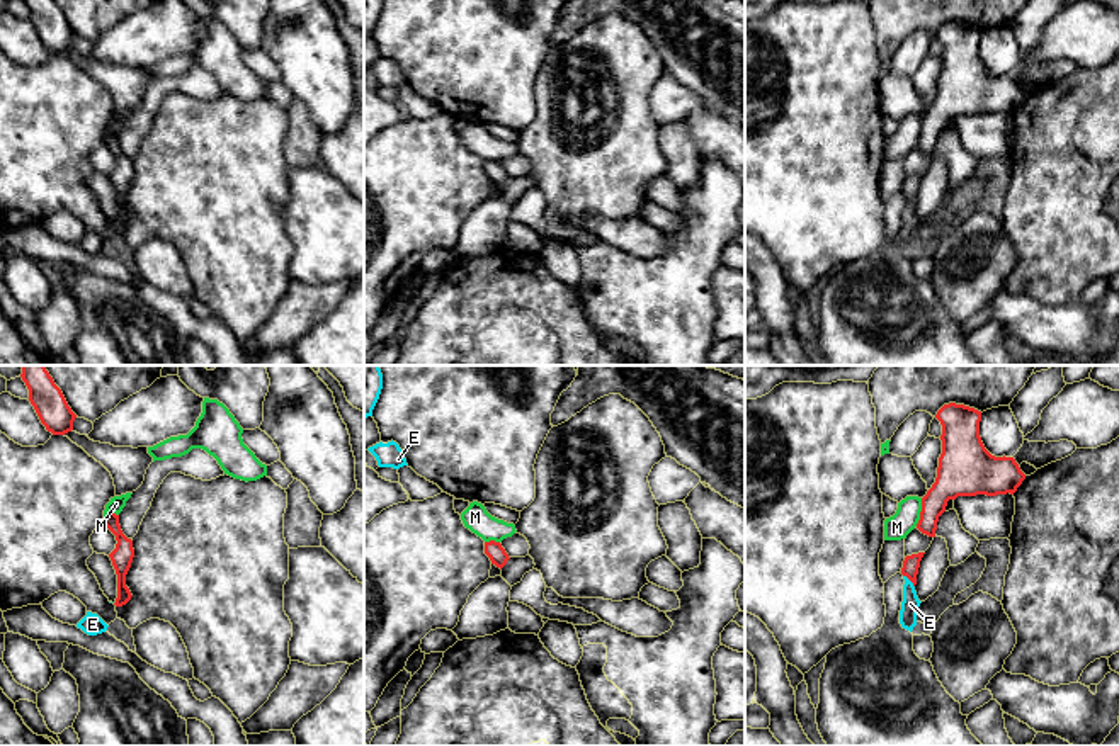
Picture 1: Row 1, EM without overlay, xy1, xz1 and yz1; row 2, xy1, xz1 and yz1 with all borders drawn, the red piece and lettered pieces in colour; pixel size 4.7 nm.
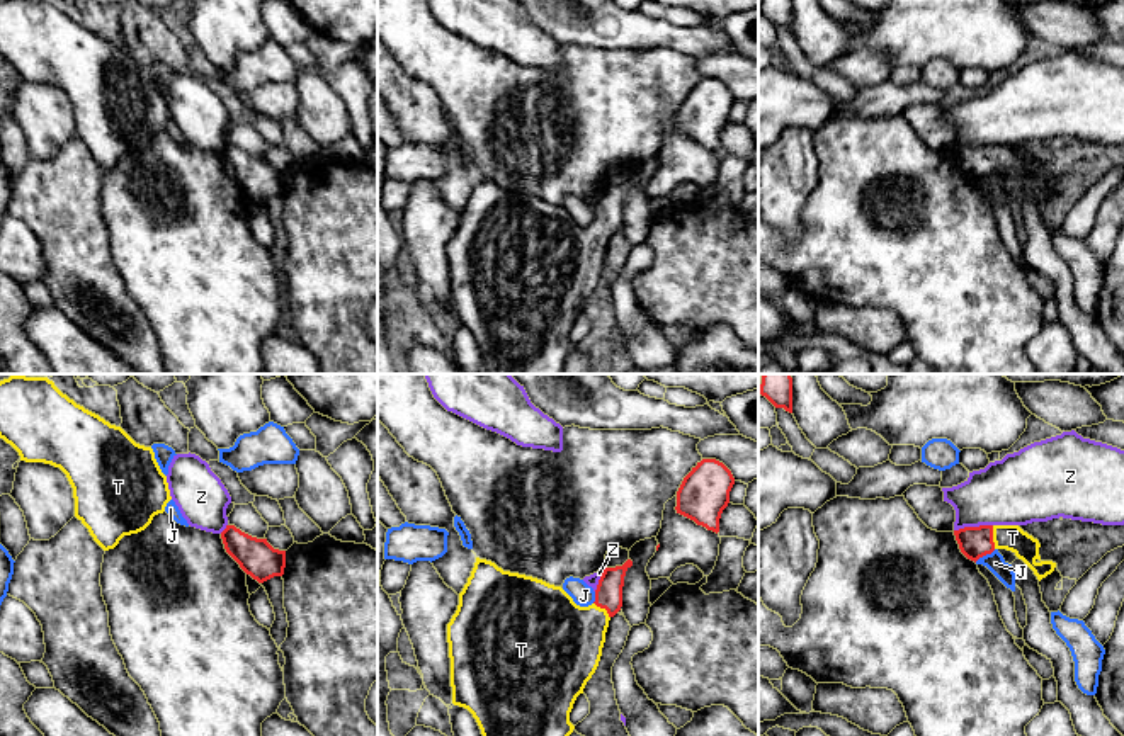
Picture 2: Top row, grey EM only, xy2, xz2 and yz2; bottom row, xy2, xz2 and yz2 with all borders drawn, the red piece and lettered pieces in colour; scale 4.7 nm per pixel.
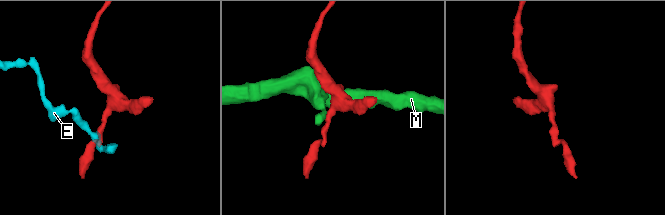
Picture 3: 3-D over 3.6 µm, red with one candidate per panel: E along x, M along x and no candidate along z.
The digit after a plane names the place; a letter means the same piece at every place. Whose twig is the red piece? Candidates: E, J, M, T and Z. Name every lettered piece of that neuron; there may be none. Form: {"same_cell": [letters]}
{"same_cell": ["T"]}

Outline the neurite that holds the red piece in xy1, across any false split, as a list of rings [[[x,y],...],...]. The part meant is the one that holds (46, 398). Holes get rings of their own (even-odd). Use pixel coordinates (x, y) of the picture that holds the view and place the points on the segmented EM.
[[[20,365],[22,381],[29,389],[29,401],[34,406],[41,423],[53,435],[65,435],[73,430],[77,415],[68,406],[61,389],[44,365]]]

